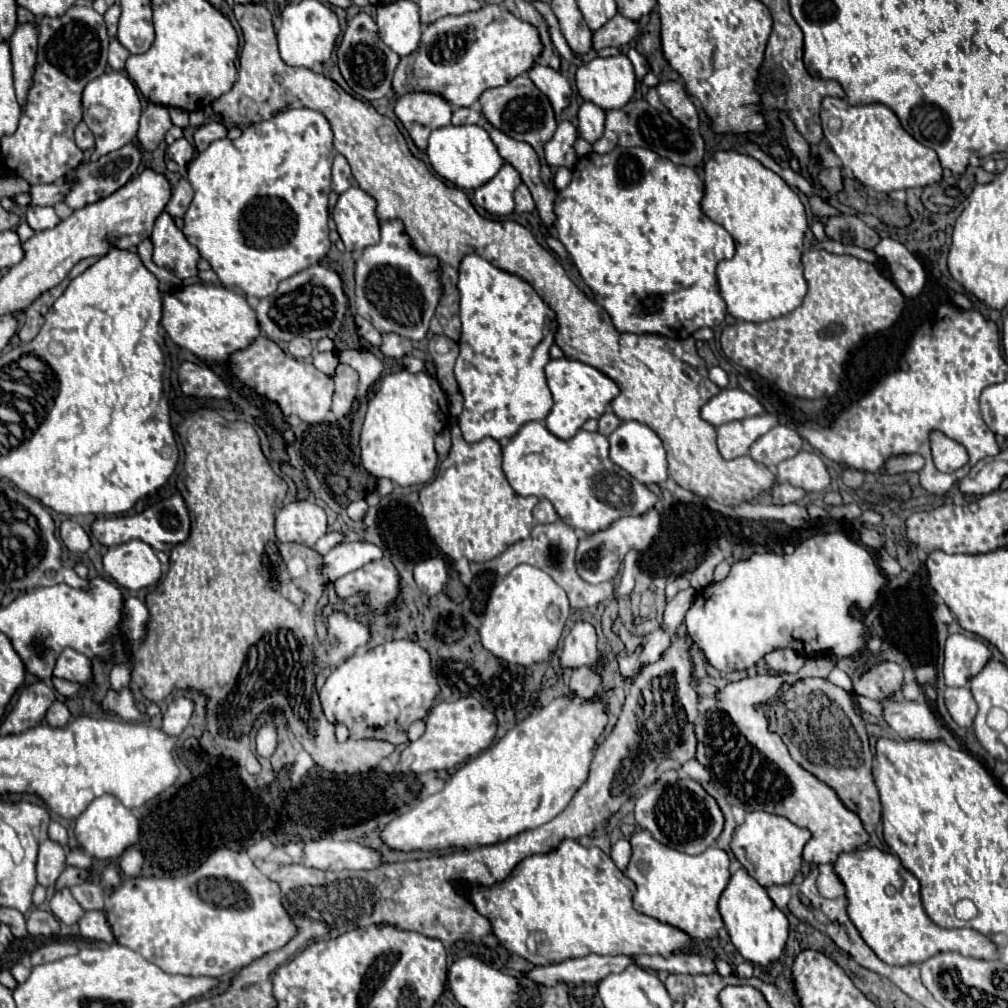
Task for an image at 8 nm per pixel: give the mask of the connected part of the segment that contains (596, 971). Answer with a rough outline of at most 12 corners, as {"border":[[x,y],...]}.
{"border":[[588,955],[536,967],[542,985],[598,983],[622,973],[630,955]]}

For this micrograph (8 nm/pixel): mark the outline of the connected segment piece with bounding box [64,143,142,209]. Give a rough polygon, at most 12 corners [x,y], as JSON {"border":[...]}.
{"border":[[136,143],[80,165],[64,203],[82,209],[116,193],[136,173]]}

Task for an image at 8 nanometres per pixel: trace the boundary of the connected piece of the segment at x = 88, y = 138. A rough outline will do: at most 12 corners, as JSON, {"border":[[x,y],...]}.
{"border":[[84,121],[76,127],[76,145],[82,151],[94,147],[94,135]]}

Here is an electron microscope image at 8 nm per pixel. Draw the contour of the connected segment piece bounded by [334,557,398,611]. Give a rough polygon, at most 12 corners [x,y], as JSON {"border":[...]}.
{"border":[[382,557],[338,579],[338,597],[366,591],[376,611],[398,595],[398,573]]}

